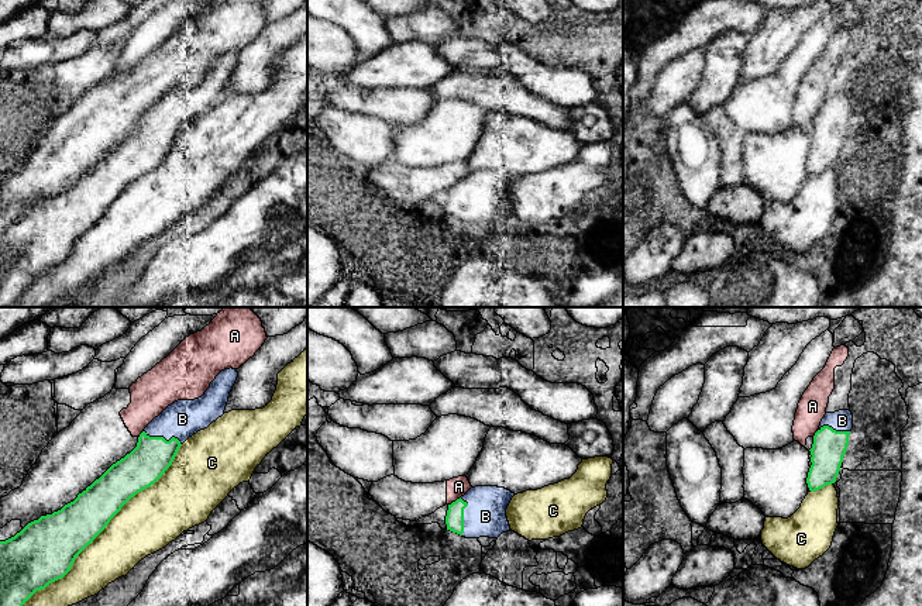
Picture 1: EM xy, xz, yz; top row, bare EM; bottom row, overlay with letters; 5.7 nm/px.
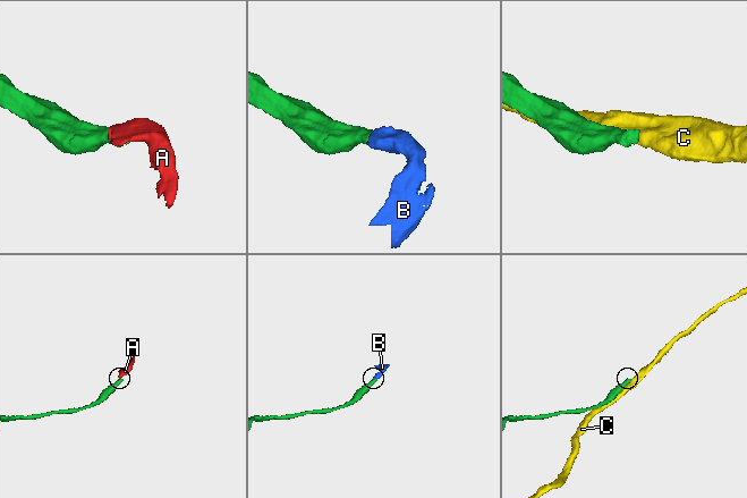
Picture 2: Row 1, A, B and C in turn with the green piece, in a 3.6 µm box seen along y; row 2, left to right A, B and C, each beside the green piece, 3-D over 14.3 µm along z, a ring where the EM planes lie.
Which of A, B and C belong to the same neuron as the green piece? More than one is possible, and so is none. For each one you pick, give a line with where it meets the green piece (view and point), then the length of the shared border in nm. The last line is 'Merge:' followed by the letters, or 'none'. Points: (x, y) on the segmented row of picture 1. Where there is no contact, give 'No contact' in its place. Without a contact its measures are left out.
B: Touches green at xy (162, 437). Shared border 240 nm
Merge: B

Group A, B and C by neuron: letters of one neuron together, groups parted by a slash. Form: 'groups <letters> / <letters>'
groups A / B / C

